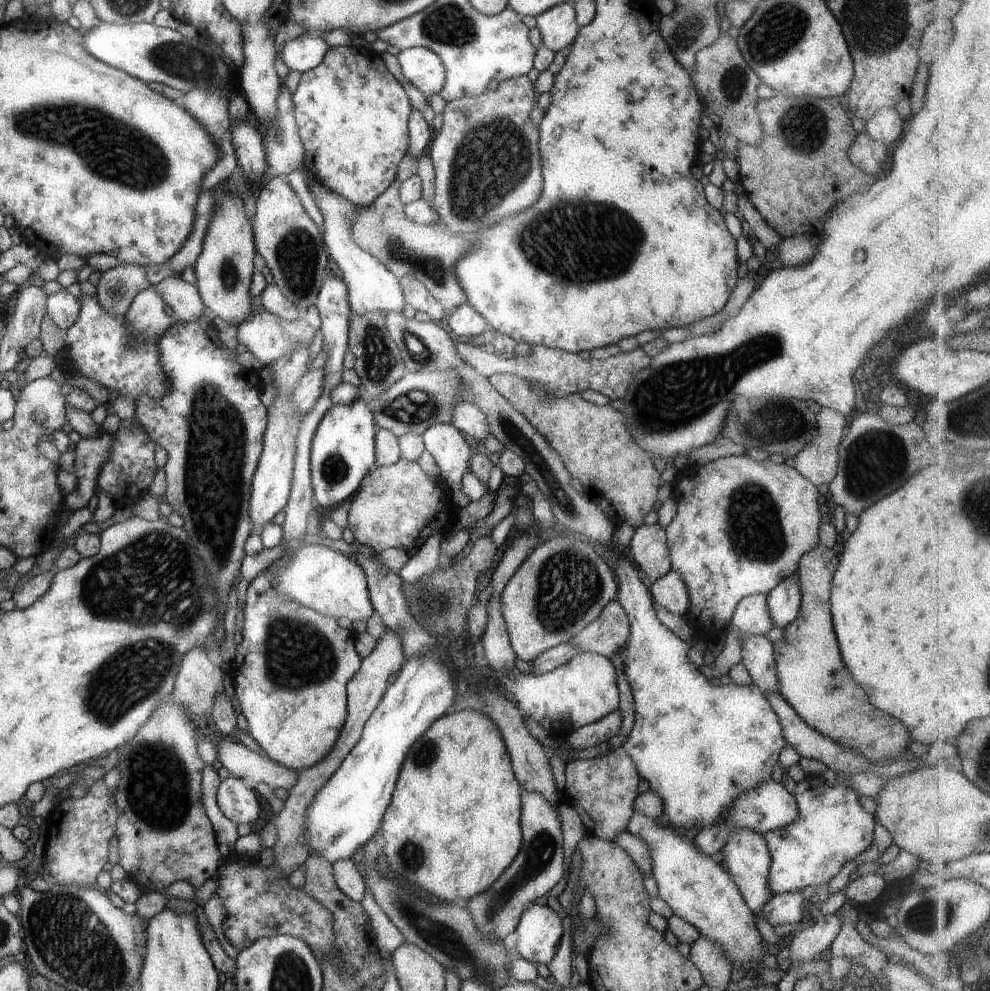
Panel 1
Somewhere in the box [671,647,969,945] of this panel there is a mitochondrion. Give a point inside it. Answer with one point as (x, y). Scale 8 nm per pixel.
(924, 917)

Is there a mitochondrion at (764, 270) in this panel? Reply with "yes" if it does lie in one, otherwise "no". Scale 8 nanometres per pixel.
no

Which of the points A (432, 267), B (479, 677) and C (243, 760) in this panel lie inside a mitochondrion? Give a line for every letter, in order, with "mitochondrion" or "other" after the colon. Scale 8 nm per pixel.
A: mitochondrion
B: other
C: other

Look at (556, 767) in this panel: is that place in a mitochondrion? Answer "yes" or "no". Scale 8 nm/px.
no

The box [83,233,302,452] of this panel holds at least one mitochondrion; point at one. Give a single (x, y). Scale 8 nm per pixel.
(229, 275)

